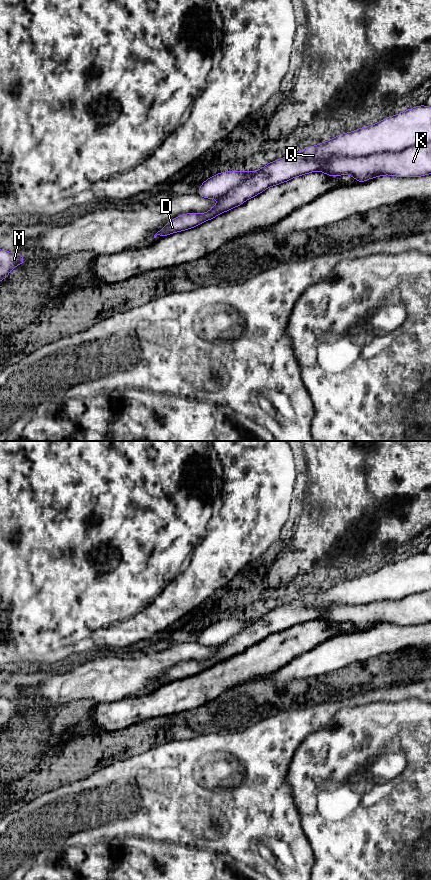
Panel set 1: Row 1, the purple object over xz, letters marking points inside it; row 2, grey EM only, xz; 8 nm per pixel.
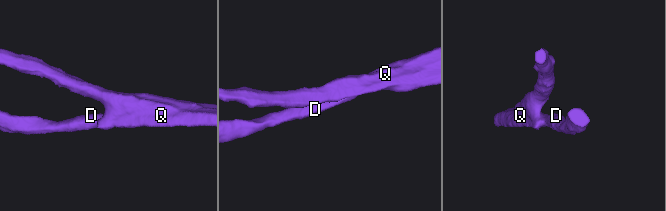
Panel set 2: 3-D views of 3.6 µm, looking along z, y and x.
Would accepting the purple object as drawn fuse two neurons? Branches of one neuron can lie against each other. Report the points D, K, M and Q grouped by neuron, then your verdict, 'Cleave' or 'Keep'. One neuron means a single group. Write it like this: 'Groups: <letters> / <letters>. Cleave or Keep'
Groups: D M Q / K. Cleave

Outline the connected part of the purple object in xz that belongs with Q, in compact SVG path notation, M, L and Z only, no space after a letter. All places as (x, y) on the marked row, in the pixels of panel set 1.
M419 105L408 110L405 110L399 114L388 116L383 120L366 127L358 128L357 130L339 134L334 138L329 139L326 142L321 142L315 146L309 146L301 151L290 153L286 157L279 158L266 164L263 168L258 169L249 179L240 185L234 187L232 190L228 191L226 194L219 197L218 202L205 213L187 213L177 216L176 218L170 220L166 225L158 231L154 238L159 235L161 238L166 237L173 233L178 233L181 231L186 231L192 229L202 223L209 221L218 215L225 213L233 208L236 208L247 200L259 195L263 191L267 190L269 187L277 186L281 183L288 182L290 179L313 173L318 170L322 163L326 163L330 159L336 156L368 156L373 154L380 154L382 152L399 152L403 151L408 147L413 147L418 144L430 143L431 142L431 107Z

